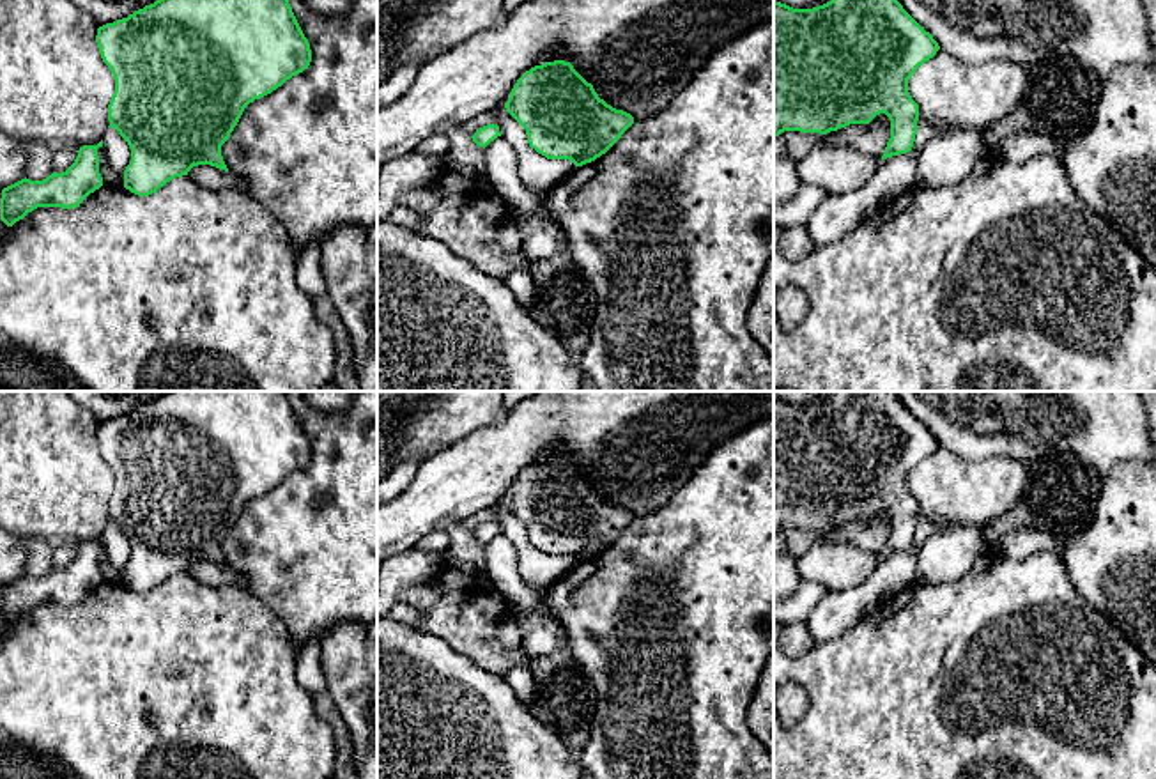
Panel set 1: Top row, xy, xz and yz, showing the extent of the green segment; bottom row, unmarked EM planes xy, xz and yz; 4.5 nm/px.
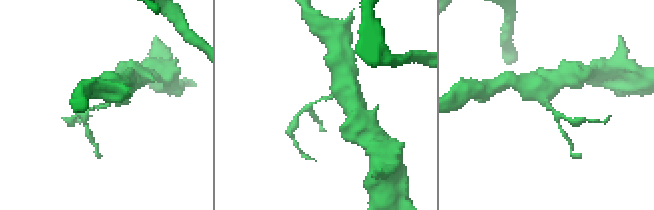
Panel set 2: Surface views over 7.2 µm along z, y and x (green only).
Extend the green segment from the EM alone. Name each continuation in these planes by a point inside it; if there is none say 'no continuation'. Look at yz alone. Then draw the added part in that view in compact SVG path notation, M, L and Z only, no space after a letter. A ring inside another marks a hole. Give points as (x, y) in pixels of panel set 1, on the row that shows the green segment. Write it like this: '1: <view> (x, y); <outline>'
no continuation

